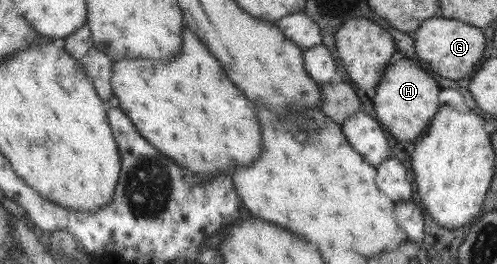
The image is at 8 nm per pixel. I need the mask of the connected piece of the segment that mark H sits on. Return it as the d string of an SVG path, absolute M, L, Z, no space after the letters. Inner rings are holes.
M411 59L388 63L382 79L374 89L376 93L372 103L377 114L377 121L381 129L391 134L398 142L415 142L441 106L437 99L439 87Z

